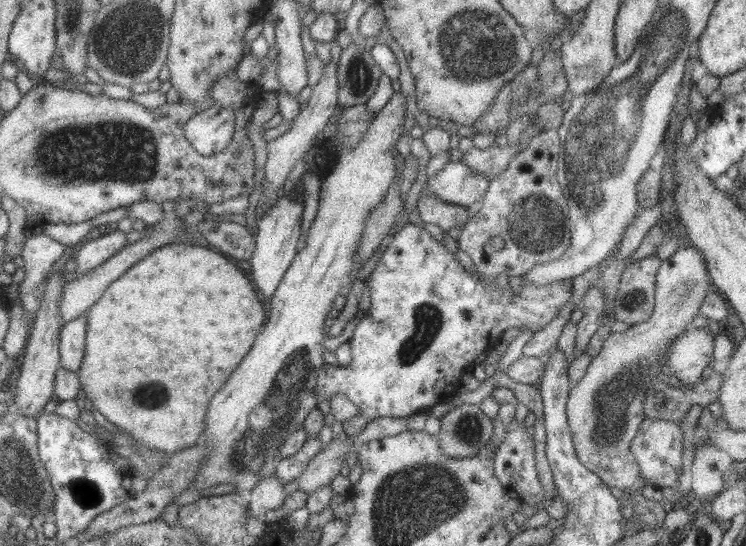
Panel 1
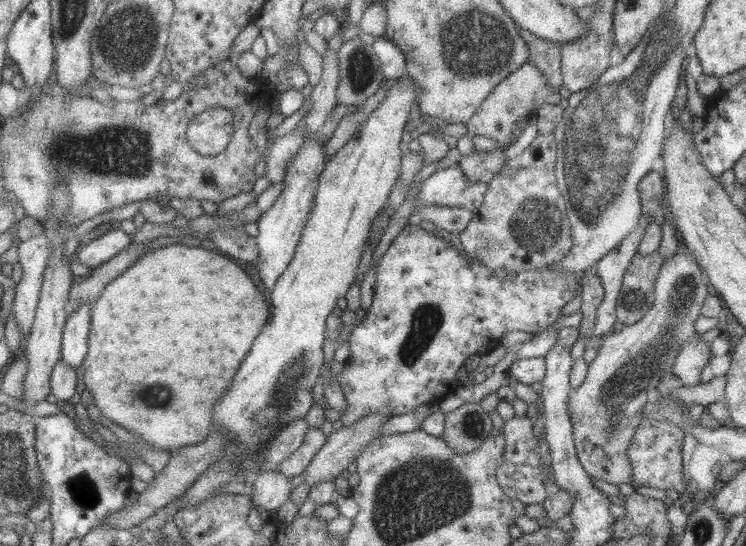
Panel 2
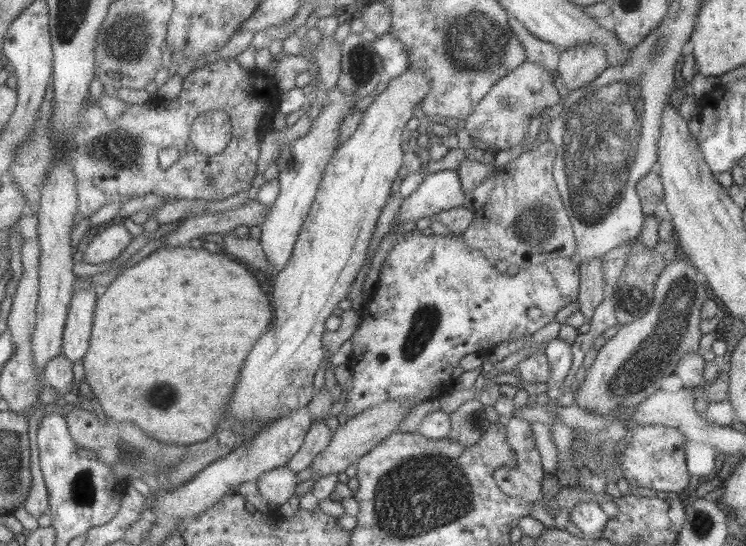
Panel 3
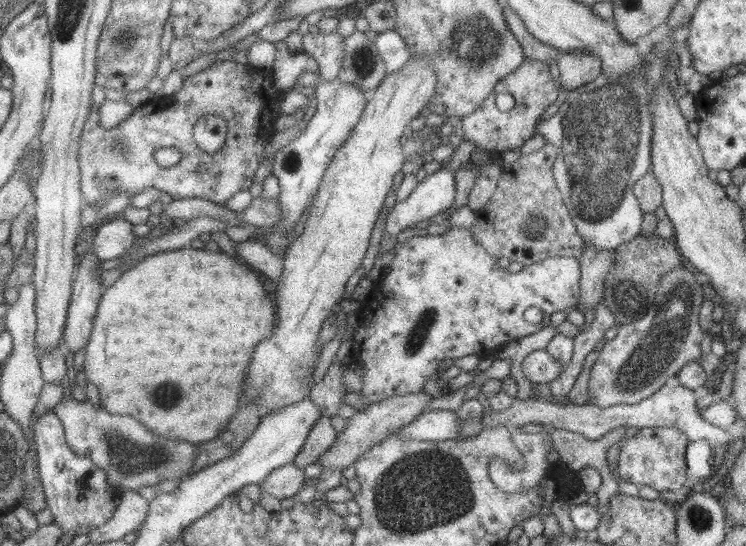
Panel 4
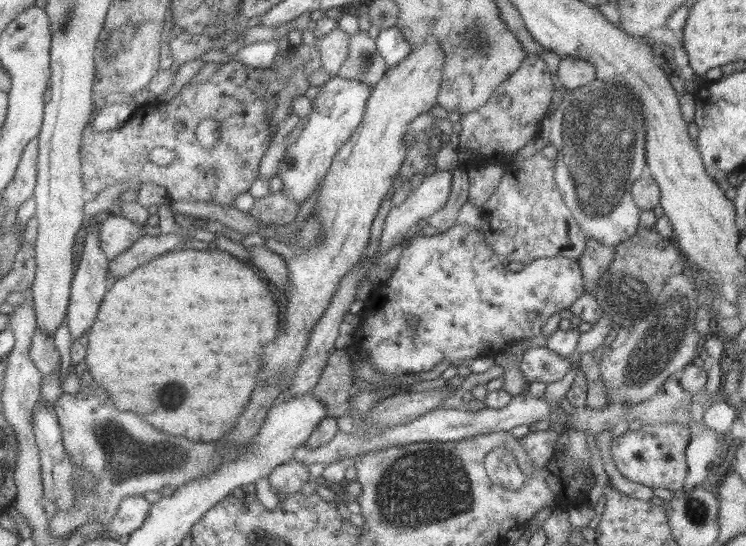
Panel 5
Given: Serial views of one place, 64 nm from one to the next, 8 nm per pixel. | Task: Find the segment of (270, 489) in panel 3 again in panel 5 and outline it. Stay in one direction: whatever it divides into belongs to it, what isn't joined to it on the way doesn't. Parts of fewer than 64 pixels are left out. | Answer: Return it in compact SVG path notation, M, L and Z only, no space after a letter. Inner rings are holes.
M295 459L275 466L267 476L271 492L279 492L281 496L298 492L309 479L307 465Z

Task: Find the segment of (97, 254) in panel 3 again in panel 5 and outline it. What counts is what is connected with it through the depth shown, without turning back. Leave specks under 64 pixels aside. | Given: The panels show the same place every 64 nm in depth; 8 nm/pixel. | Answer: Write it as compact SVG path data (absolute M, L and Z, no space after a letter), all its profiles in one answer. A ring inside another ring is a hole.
M117 212L102 215L99 245L109 261L127 250L141 235L141 227Z

